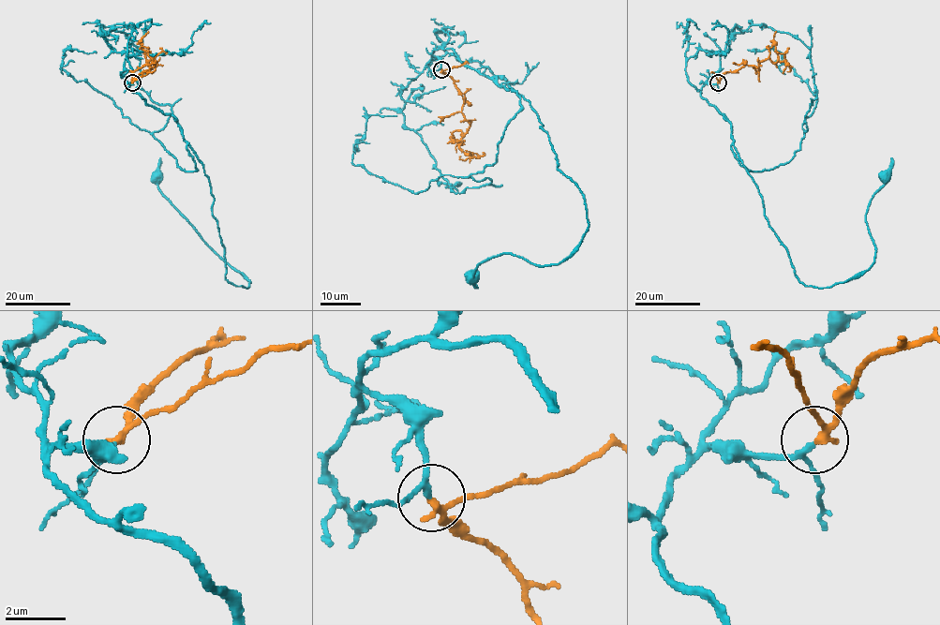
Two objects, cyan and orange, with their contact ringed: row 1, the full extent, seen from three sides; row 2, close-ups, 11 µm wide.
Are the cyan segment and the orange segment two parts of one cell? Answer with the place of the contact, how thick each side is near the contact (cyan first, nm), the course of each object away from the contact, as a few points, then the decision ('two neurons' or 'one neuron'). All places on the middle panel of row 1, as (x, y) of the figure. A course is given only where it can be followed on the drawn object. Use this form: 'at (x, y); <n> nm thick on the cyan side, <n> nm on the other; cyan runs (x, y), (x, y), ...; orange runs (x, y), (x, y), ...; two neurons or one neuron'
at (441, 69); 150 nm thick on the cyan side, 190 nm on the other; cyan runs (441, 69), (432, 52), (450, 48), (529, 101), (587, 213), (581, 244), (558, 263), (502, 253), (471, 280); orange runs (441, 69), (462, 96), (461, 112), (470, 126), (460, 135), (460, 131), (452, 133), (453, 139), (461, 142); one neuron

